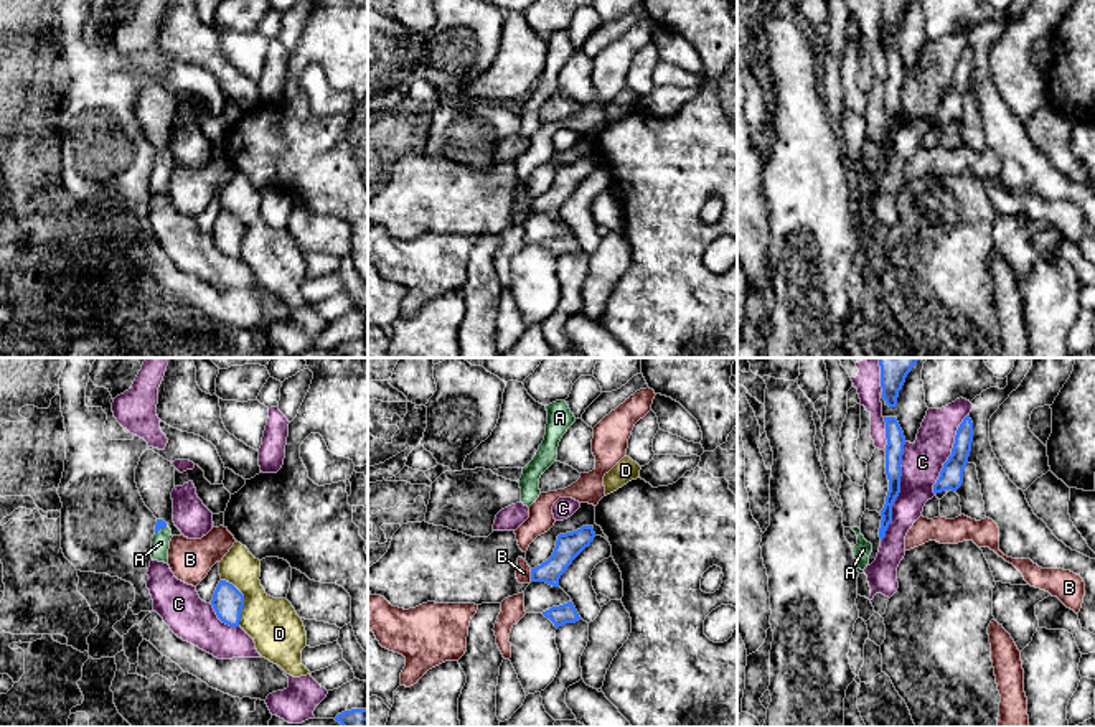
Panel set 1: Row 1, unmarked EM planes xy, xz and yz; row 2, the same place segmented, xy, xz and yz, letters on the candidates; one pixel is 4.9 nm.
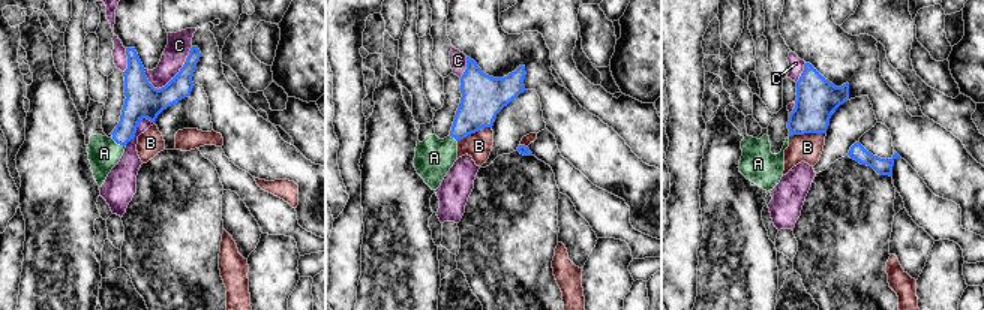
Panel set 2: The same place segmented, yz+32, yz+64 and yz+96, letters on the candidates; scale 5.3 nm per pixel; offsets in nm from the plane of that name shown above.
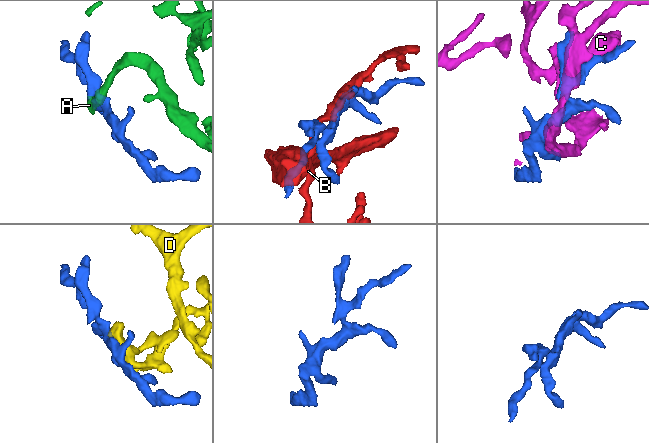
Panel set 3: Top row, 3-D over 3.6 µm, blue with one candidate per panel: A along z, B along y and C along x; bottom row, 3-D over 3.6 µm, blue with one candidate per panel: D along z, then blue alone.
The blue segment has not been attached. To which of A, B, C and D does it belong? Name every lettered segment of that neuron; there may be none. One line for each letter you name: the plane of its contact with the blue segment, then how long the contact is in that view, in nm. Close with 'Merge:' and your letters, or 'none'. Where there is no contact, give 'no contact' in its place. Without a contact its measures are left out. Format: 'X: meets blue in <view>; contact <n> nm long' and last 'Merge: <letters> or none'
A: meets blue in xy; contact 70 nm long
Merge: A

